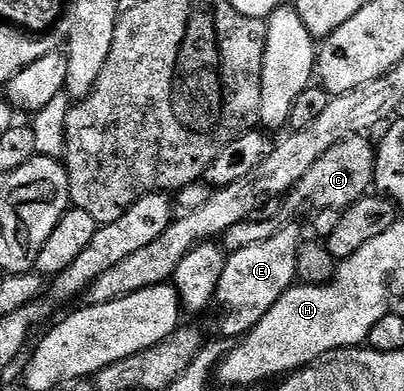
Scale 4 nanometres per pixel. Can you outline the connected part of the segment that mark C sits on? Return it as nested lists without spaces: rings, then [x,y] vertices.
[[[366,135],[346,137],[340,143],[336,143],[316,163],[312,163],[308,173],[304,175],[294,188],[290,190],[284,201],[284,209],[290,213],[298,213],[307,205],[310,211],[319,209],[346,209],[352,203],[356,203],[361,197],[371,192],[374,183],[374,158],[375,146],[370,145],[371,138]]]

